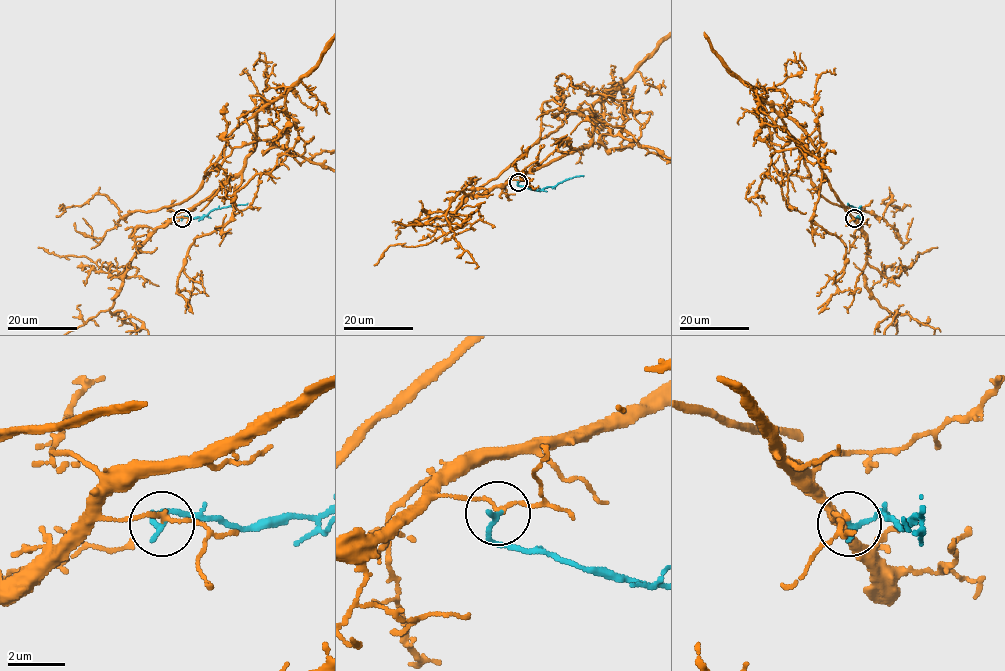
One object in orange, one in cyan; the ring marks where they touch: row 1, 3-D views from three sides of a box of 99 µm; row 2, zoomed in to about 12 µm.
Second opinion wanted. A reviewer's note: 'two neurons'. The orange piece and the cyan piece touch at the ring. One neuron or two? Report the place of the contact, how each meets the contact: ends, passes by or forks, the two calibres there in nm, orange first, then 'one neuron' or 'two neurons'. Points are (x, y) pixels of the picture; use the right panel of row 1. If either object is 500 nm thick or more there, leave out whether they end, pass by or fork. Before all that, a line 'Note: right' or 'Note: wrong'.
Note: right
place (854, 218); orange passes by; cyan ends; calibres 130 and 200 nm; two neurons

